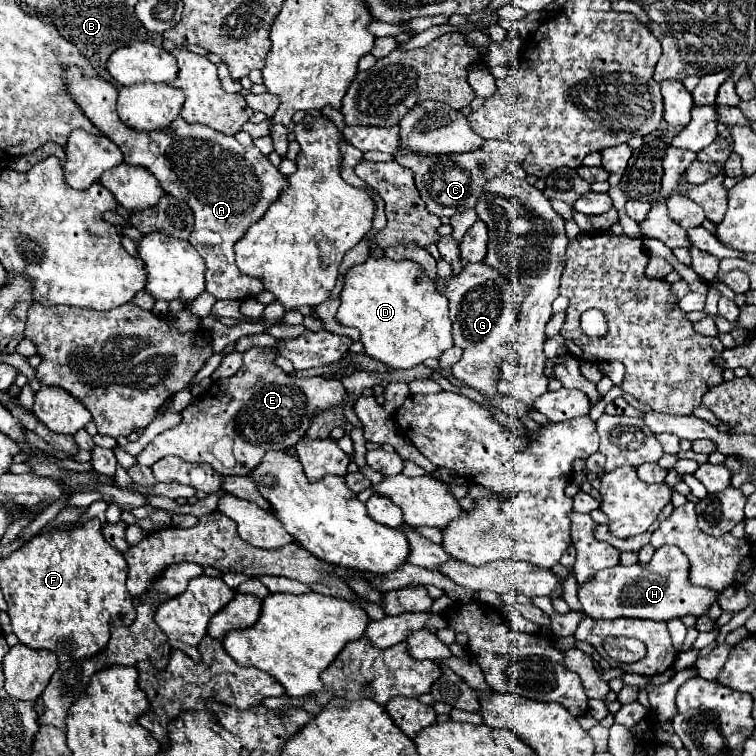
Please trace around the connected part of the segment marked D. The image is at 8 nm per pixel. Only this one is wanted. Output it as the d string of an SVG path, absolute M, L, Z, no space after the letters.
M369 257L365 263L351 267L345 273L337 321L357 327L365 353L393 369L413 369L425 359L439 359L453 347L449 301L439 295L435 281L415 261Z

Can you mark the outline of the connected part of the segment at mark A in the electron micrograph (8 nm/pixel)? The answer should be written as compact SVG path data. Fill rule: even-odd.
M63 67L63 81L65 89L73 97L73 101L79 103L89 121L101 131L101 135L109 137L123 151L125 163L145 167L159 179L165 193L189 203L195 217L189 243L205 259L207 293L211 293L215 299L241 301L263 291L259 279L239 273L235 265L233 245L289 187L287 177L277 167L273 167L269 159L261 155L253 145L243 147L235 137L229 137L205 125L187 125L181 117L175 119L175 123L167 131L133 131L119 119L115 111L117 87L101 79L99 75L85 75L81 67Z

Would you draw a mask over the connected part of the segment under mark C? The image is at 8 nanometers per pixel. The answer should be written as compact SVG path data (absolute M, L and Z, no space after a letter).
M485 139L477 151L469 151L469 153L427 157L427 155L417 155L411 151L401 151L399 155L395 155L397 157L395 161L413 171L415 185L429 213L437 217L453 217L455 213L473 209L477 203L477 197L481 195L485 181L503 173L511 161L523 161L527 151L529 151L527 145L523 145L521 149L519 145L513 145L509 141Z

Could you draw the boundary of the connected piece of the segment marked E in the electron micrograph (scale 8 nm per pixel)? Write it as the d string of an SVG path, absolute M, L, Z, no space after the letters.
M251 347L251 349L247 349L243 353L243 367L227 379L215 381L209 387L207 397L201 397L197 403L189 405L181 413L183 421L177 427L159 433L137 455L137 463L139 465L153 465L161 457L177 455L189 463L209 463L215 471L219 471L223 475L247 475L249 471L253 471L261 463L261 459L267 451L273 451L273 449L283 451L287 447L293 447L297 441L301 441L301 437L305 435L307 427L313 423L317 413L327 411L327 409L335 409L341 405L341 401L345 397L345 387L337 379L291 377L281 367L275 365L277 355L279 355L279 351L275 347Z

